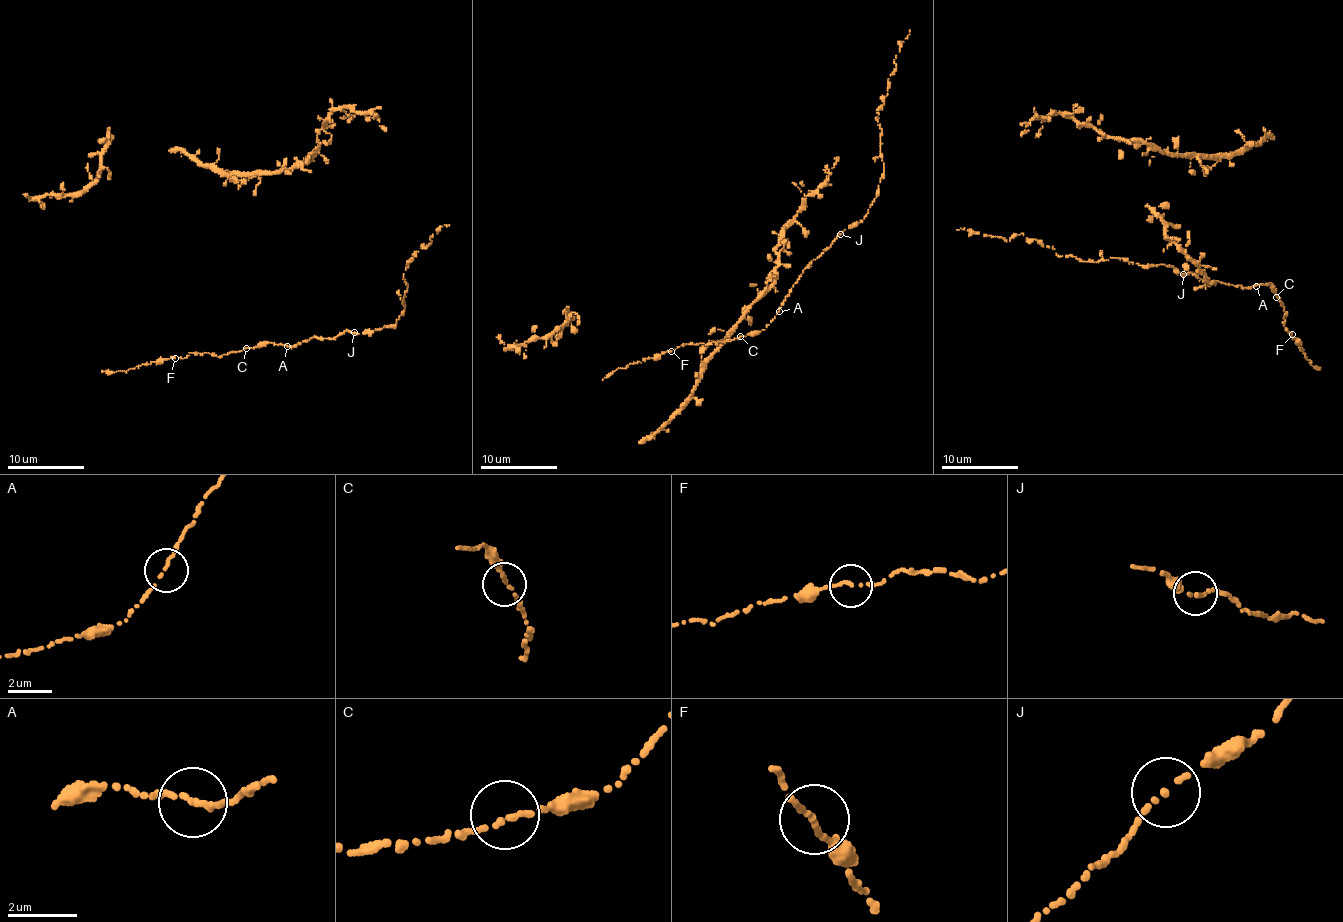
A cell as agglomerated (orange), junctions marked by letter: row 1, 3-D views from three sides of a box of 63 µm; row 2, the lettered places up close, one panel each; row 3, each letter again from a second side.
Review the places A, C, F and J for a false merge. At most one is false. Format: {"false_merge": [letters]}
{"false_merge": []}

